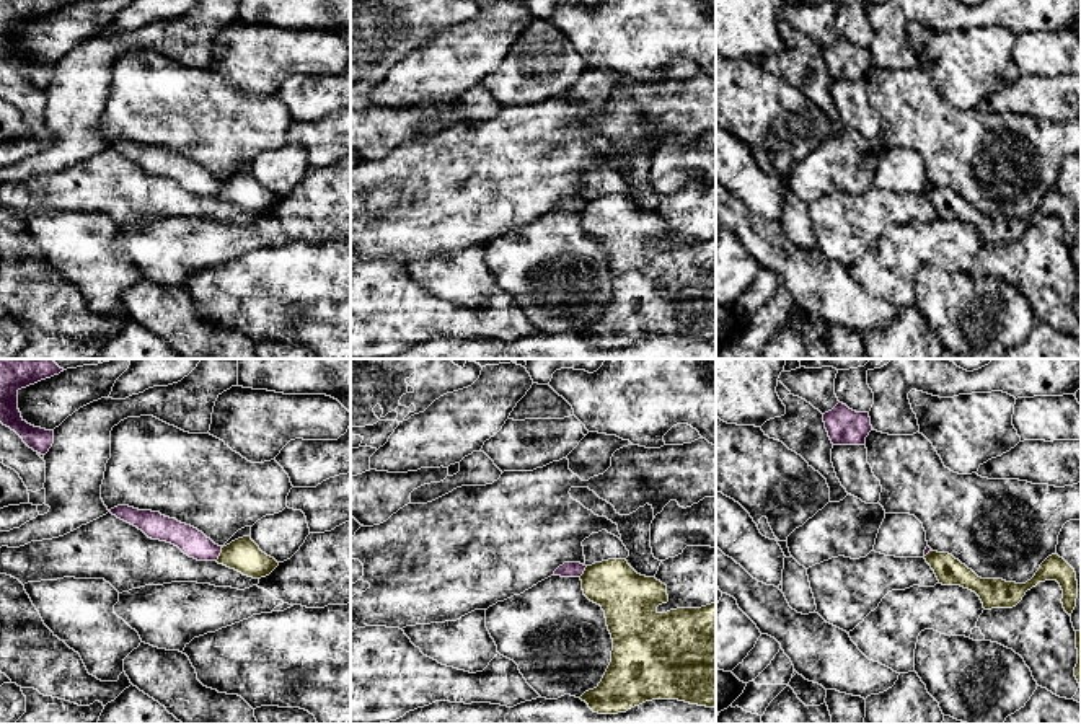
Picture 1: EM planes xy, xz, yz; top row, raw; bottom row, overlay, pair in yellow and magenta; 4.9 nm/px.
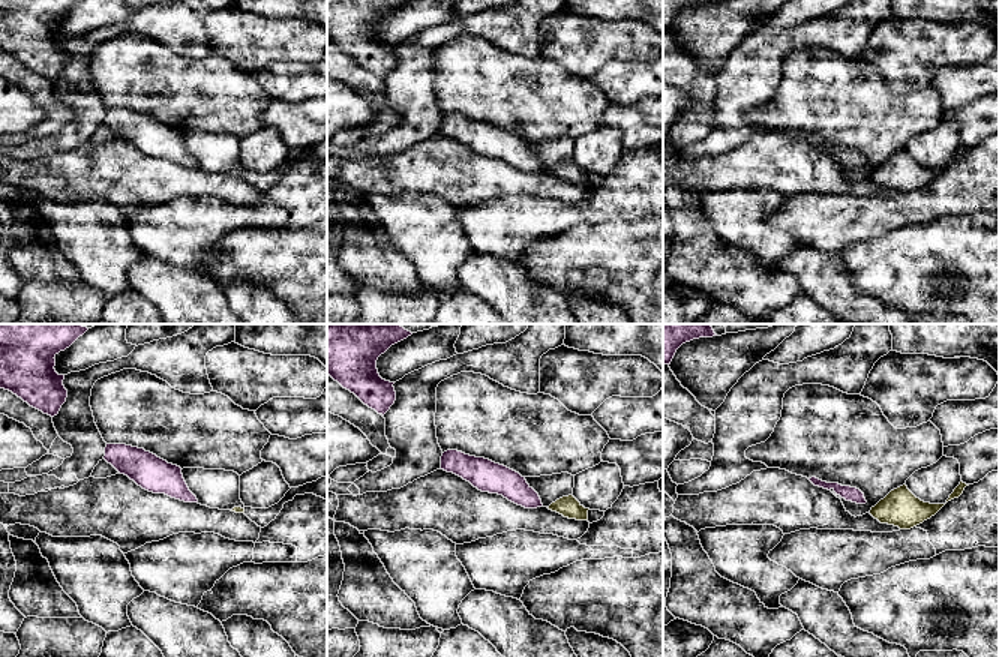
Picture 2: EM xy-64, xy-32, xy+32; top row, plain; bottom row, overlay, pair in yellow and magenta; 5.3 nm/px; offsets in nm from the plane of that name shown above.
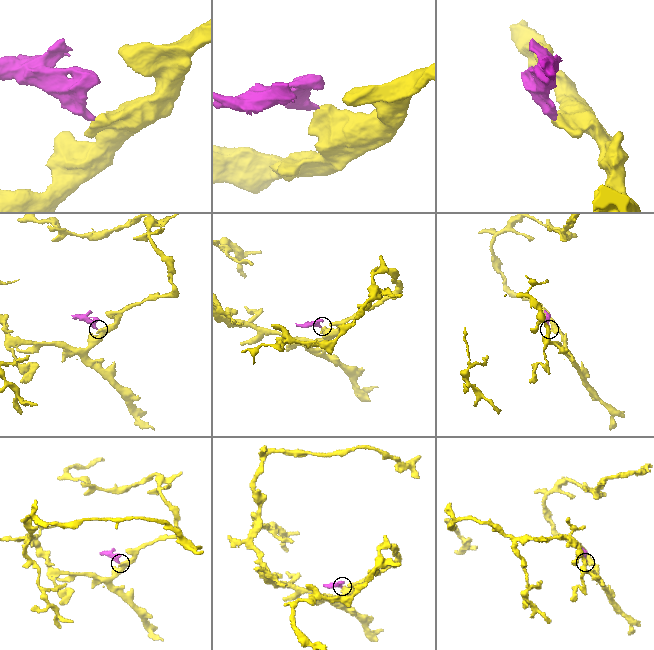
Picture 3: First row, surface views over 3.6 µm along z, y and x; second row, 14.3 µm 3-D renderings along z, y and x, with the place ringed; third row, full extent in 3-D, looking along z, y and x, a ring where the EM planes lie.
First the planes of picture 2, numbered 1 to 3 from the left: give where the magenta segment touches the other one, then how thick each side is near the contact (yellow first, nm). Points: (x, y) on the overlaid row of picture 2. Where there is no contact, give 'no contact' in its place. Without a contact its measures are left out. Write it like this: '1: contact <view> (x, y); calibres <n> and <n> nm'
1: no contact
2: no contact
3: no contact

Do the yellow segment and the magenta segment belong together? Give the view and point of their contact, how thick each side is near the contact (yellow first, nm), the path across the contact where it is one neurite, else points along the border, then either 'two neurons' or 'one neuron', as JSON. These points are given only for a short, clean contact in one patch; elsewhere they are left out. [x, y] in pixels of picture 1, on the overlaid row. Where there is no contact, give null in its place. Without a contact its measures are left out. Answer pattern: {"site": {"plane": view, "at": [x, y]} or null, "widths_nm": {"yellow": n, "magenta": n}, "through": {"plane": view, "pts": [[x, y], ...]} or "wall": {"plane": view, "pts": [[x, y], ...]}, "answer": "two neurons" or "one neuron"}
{"site": {"plane": "xy", "at": [220, 555]}, "widths_nm": {"yellow": 170, "magenta": 140}, "wall": {"plane": "xy", "pts": [[222, 548], [216, 560]]}, "answer": "two neurons"}

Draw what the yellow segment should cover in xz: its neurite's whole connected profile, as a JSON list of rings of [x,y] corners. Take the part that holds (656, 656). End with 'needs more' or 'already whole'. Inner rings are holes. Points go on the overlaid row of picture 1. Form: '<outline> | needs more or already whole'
[[[608,559],[587,566],[580,576],[584,595],[602,607],[607,618],[607,626],[613,639],[611,662],[597,688],[585,691],[580,700],[598,714],[618,714],[652,700],[678,700],[690,704],[716,708],[716,602],[701,608],[677,608],[667,613],[659,613],[657,607],[668,602],[667,585],[655,577],[638,574],[626,559]]] | already whole

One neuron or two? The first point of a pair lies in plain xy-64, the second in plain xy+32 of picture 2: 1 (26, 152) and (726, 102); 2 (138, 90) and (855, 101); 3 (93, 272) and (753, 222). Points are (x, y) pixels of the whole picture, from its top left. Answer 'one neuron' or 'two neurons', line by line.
1: one neuron
2: one neuron
3: one neuron

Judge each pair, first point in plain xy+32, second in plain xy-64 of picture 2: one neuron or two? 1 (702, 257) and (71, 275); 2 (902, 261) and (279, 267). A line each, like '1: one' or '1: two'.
1: one
2: one

